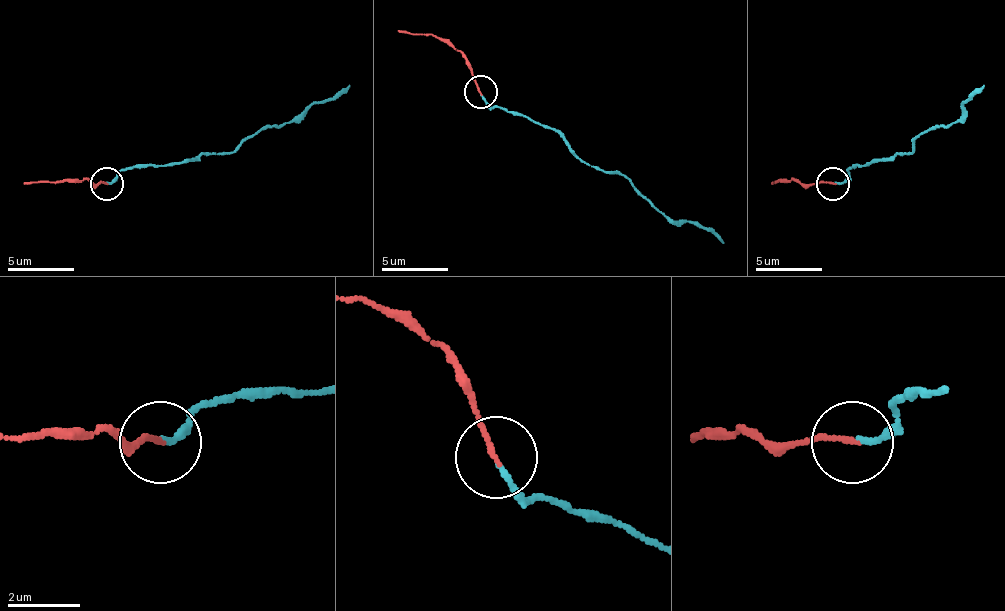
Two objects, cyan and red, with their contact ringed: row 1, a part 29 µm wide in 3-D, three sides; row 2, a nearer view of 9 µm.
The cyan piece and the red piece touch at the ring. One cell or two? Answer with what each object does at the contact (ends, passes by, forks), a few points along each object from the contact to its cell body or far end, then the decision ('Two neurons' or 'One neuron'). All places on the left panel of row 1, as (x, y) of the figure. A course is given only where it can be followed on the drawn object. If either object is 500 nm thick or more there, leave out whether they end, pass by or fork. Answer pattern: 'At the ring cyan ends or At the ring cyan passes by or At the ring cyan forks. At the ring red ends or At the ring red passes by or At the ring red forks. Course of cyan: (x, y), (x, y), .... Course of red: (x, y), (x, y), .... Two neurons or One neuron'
At the ring cyan ends. At the ring red ends. Course of cyan: (105, 181), (135, 165), (175, 165), (201, 155), (228, 155), (248, 138), (281, 128), (301, 112), (350, 85). Course of red: (105, 185), (79, 178), (23, 185). Two neurons

